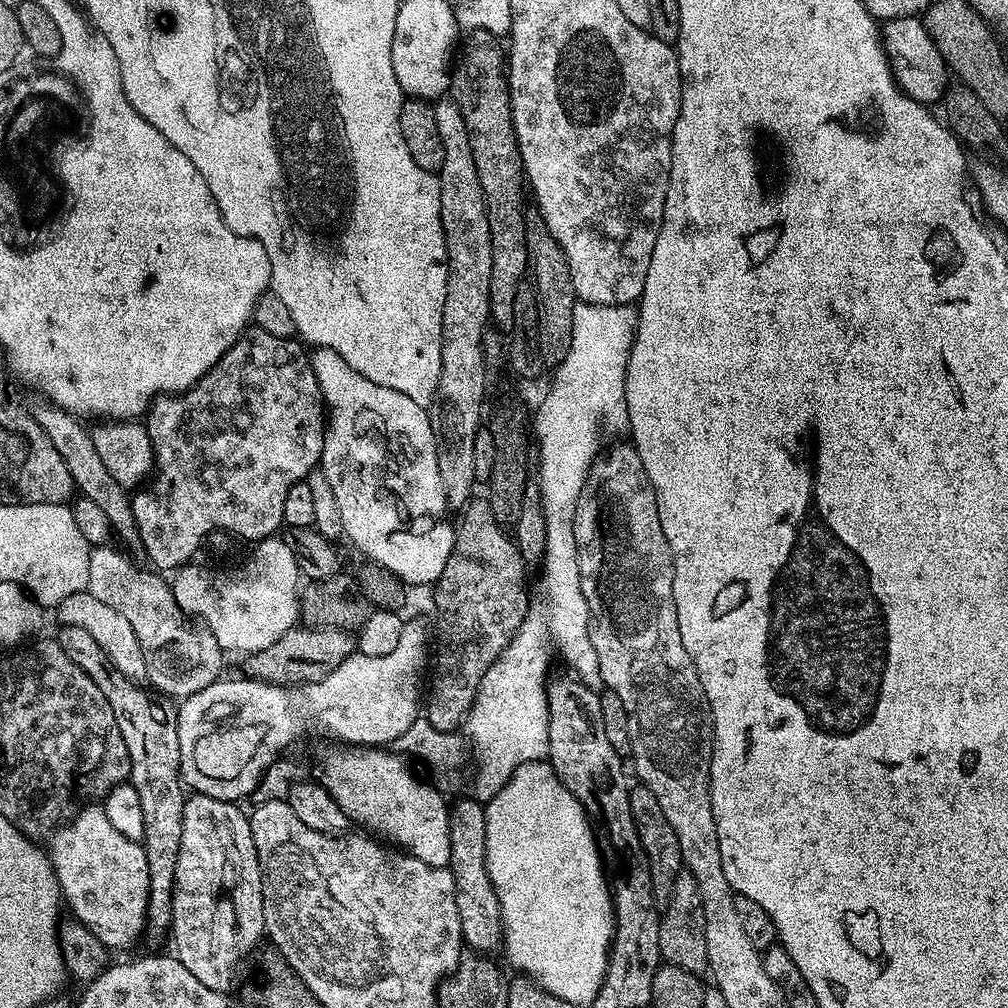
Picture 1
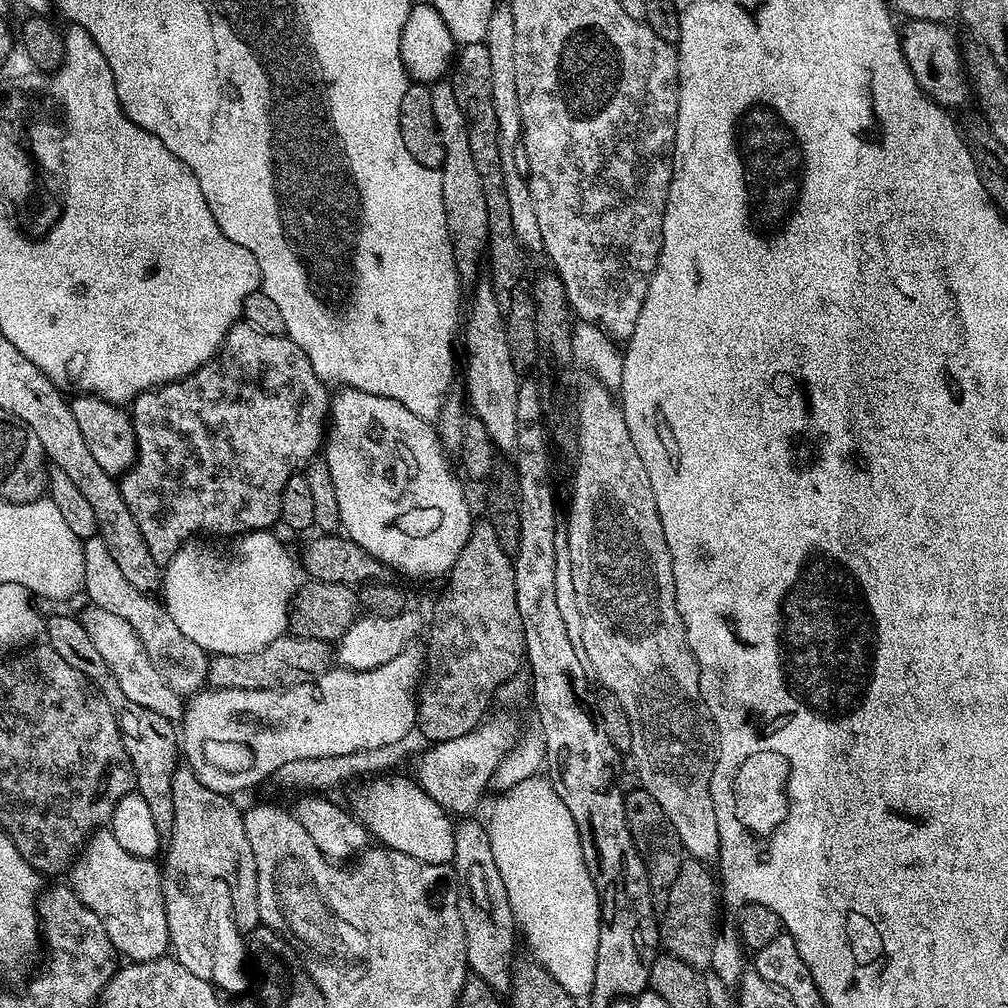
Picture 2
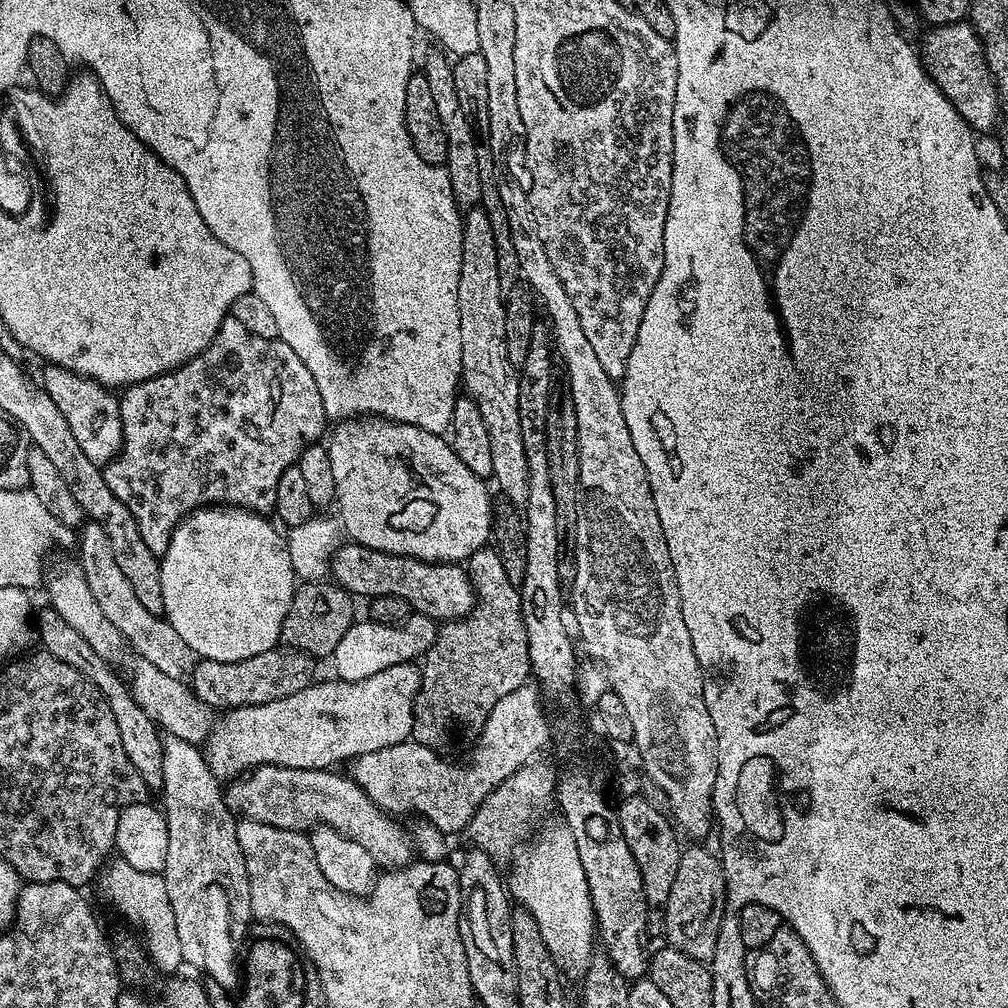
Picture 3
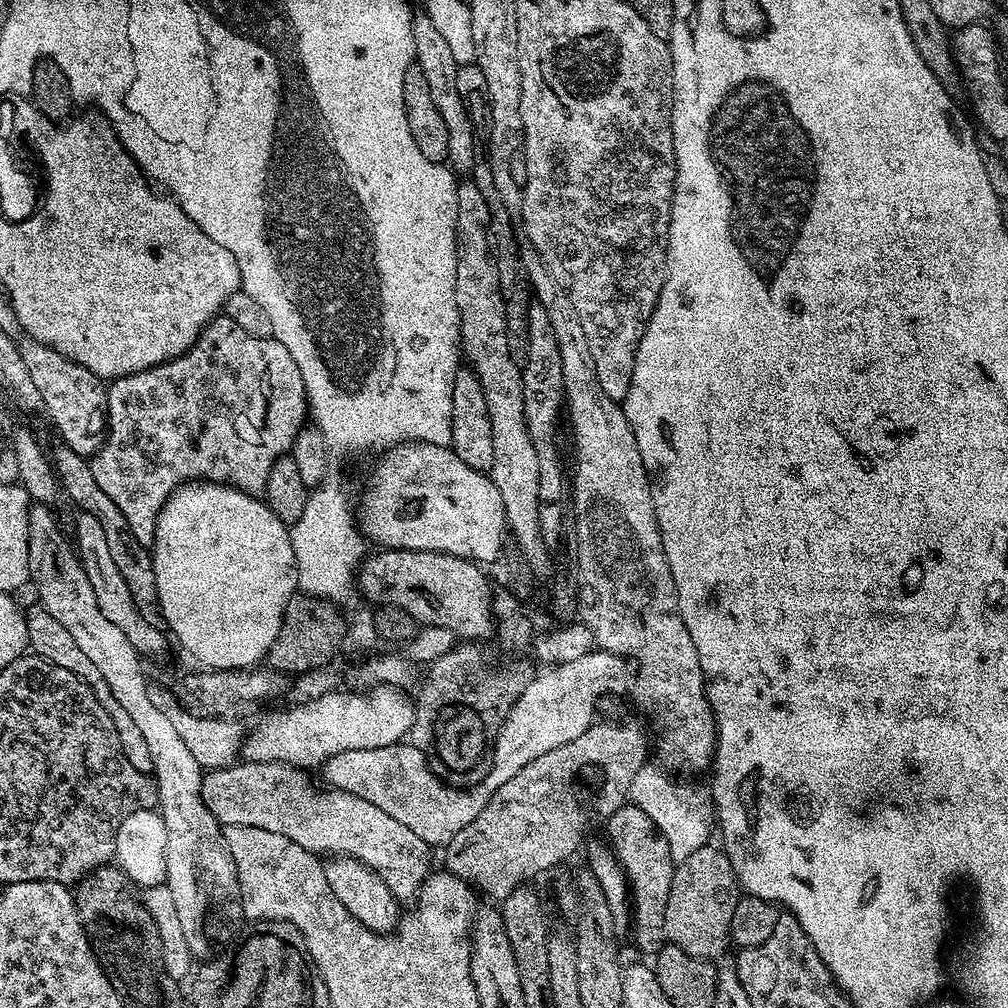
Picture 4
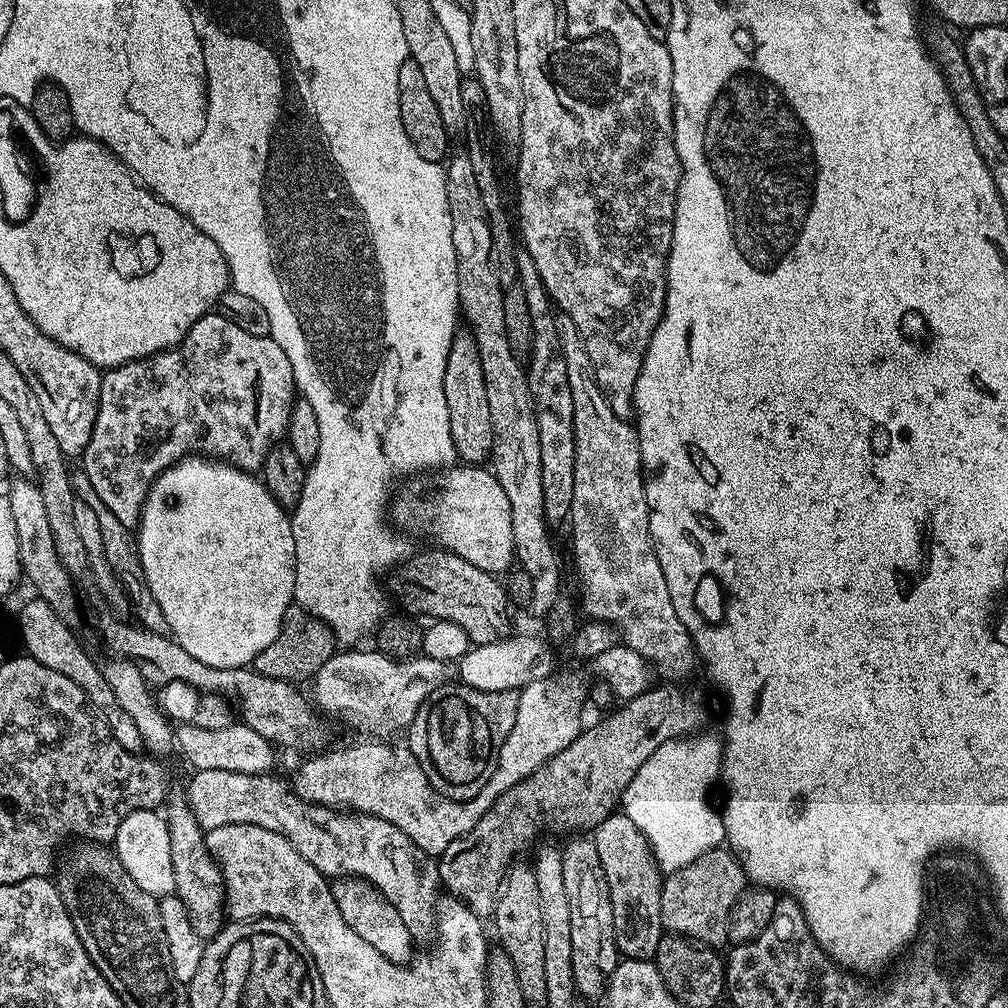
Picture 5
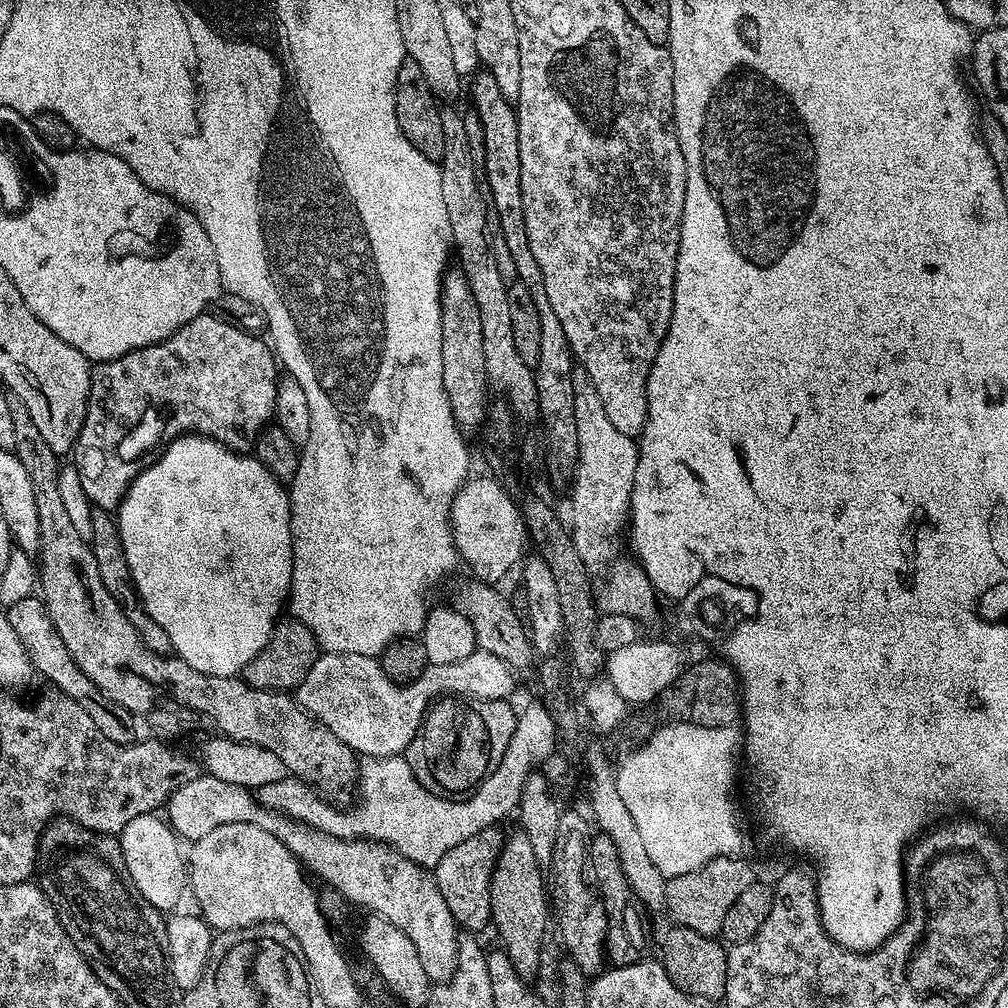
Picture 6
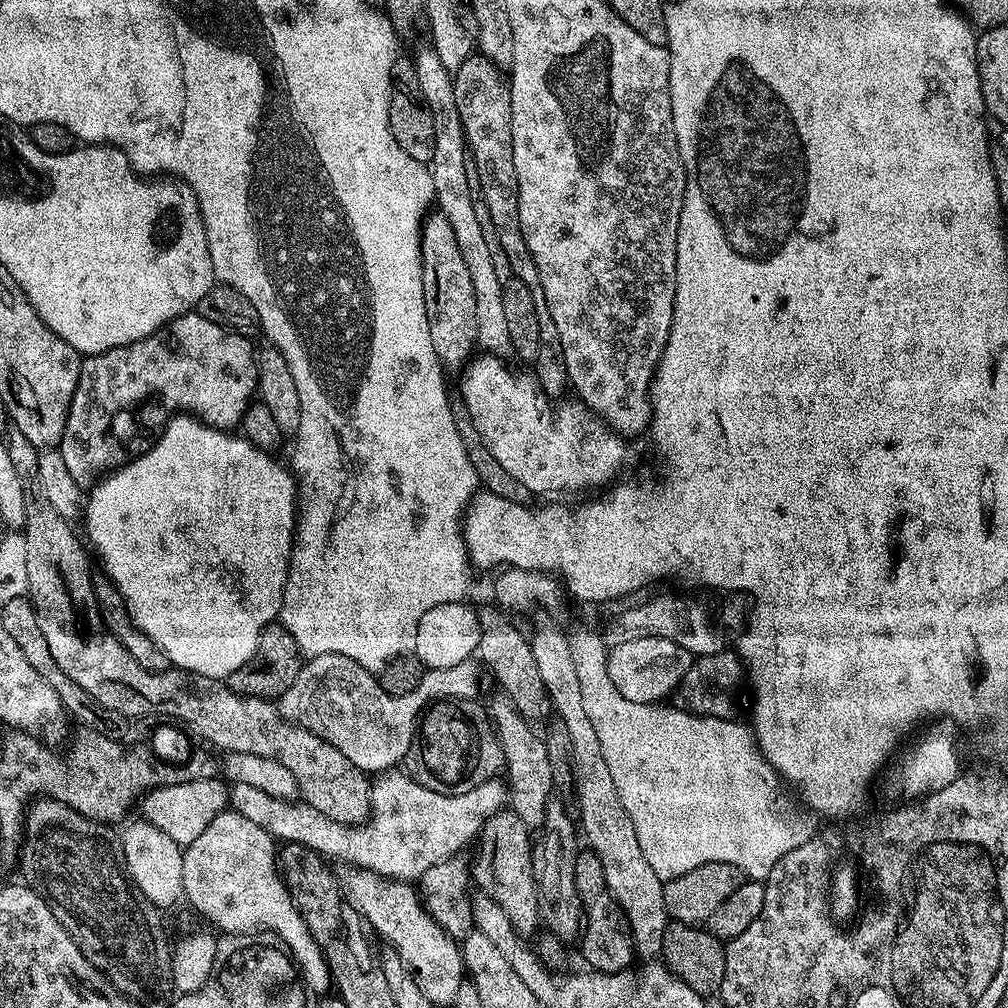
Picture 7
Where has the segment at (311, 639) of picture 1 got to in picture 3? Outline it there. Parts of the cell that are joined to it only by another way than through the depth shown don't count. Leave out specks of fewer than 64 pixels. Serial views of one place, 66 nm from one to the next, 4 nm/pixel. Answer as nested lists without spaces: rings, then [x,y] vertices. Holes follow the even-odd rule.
[[[286,648],[263,651],[238,662],[218,662],[217,659],[199,659],[190,677],[190,687],[201,704],[216,710],[227,710],[242,705],[260,705],[289,697],[307,687],[312,678],[311,657]]]

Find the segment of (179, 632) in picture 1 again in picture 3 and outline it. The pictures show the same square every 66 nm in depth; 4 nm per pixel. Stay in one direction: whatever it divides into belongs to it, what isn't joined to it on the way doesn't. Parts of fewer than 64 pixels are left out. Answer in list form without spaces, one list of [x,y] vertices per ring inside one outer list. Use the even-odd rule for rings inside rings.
[[[91,522],[85,523],[79,529],[78,535],[80,535],[78,563],[86,574],[86,583],[90,585],[102,614],[106,614],[106,618],[110,618],[110,622],[118,626],[121,635],[130,648],[136,651],[135,655],[139,659],[154,662],[154,666],[158,666],[162,674],[170,674],[170,678],[184,680],[191,677],[198,661],[196,653],[190,650],[190,646],[186,646],[186,642],[182,642],[182,638],[178,638],[178,630],[170,626],[167,618],[150,614],[150,610],[146,610],[146,606],[138,602],[130,582],[126,582],[118,562],[114,562],[114,550],[110,550],[110,538],[106,538],[102,526]]]

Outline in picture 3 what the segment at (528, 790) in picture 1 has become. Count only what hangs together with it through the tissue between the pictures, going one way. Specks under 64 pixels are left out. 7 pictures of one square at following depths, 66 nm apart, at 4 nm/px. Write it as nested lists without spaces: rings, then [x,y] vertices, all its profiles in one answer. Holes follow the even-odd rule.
[[[559,827],[546,829],[525,852],[515,853],[516,865],[506,884],[511,899],[534,914],[542,942],[546,942],[546,950],[550,950],[556,967],[565,973],[583,974],[594,955],[596,913],[592,910],[586,870],[582,870],[582,858],[578,858],[578,846],[574,846],[574,838],[567,827]]]

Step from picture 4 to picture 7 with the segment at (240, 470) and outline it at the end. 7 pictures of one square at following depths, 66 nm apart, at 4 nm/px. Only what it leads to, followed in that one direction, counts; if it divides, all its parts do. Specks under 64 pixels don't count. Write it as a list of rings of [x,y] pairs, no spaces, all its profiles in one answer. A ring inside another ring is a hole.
[[[193,310],[138,342],[84,356],[64,437],[58,445],[78,486],[91,490],[109,472],[149,452],[169,420],[177,414],[199,416],[204,423],[216,428],[235,429],[258,392],[258,352],[255,347],[252,349],[252,342],[249,337],[218,326],[218,322],[210,322],[210,318]]]

